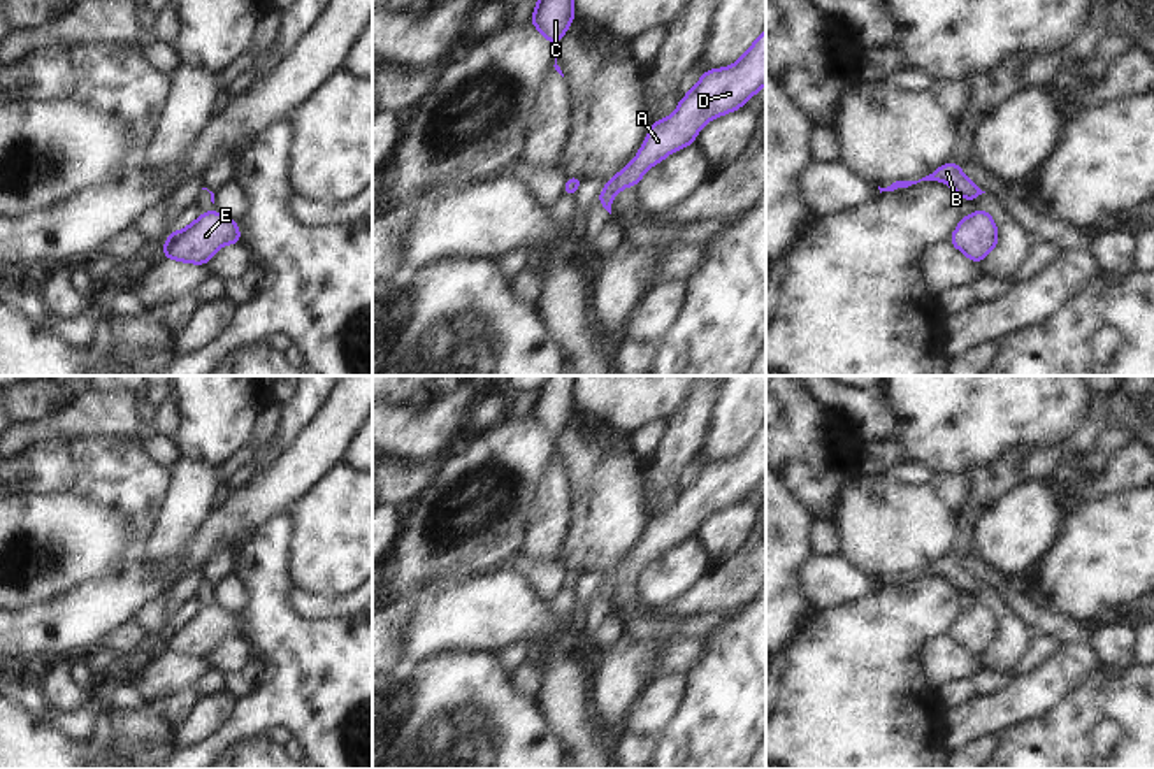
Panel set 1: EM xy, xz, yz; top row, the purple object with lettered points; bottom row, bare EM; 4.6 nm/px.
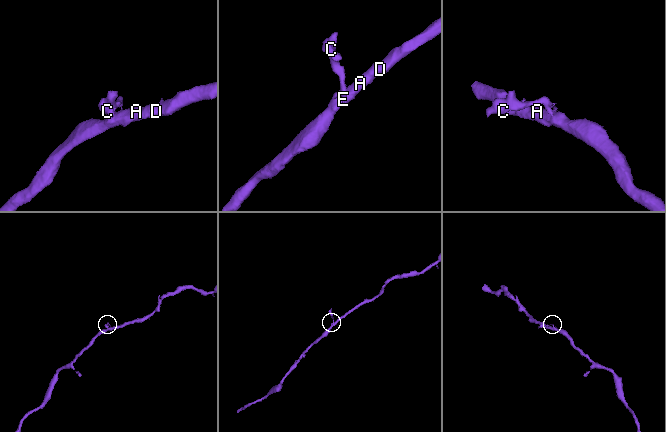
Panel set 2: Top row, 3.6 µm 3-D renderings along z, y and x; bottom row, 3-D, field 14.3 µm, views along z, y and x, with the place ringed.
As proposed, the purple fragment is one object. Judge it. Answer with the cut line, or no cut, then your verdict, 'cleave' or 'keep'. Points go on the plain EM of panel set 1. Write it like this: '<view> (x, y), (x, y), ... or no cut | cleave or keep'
xz (603, 596), (610, 599) | cleave

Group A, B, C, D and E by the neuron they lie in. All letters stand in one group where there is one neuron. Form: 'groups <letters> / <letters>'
groups A D E / B C

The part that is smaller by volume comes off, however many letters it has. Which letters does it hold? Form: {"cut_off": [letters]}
{"cut_off": ["B", "C"]}

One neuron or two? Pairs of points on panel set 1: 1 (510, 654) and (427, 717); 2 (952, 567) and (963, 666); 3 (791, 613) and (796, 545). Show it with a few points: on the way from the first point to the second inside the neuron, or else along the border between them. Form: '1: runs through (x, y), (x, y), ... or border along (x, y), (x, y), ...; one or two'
1: border along (494, 652), (508, 676); two
2: border along (977, 657), (982, 668); two
3: runs through (787, 596), (787, 562); one

